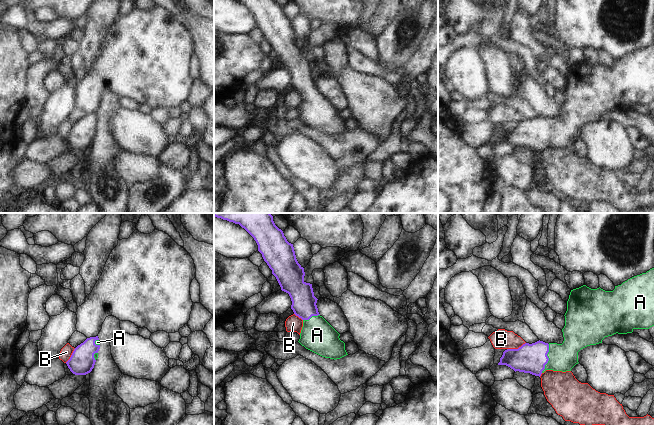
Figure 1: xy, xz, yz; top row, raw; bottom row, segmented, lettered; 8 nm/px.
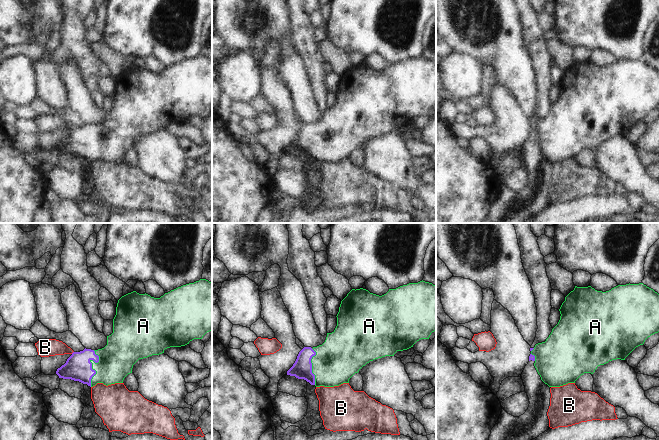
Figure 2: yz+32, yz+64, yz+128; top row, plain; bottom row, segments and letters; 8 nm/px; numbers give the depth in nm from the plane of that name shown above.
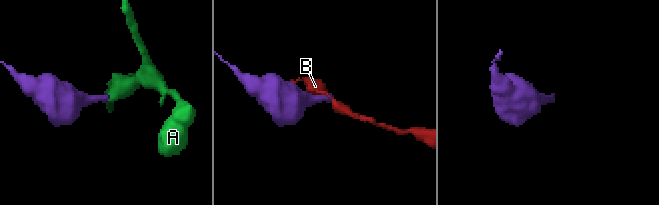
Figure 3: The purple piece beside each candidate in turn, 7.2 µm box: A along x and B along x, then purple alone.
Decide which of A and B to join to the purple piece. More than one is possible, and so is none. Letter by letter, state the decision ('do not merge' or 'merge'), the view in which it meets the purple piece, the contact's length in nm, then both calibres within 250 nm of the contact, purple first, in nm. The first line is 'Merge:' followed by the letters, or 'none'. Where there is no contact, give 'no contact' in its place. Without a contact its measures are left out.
Merge: A
A: merge; contact in yz; length 240 nm; calibres 240 and 220 nm
B: do not merge; contact in yz; length 160 nm; calibres 240 and 160 nm

